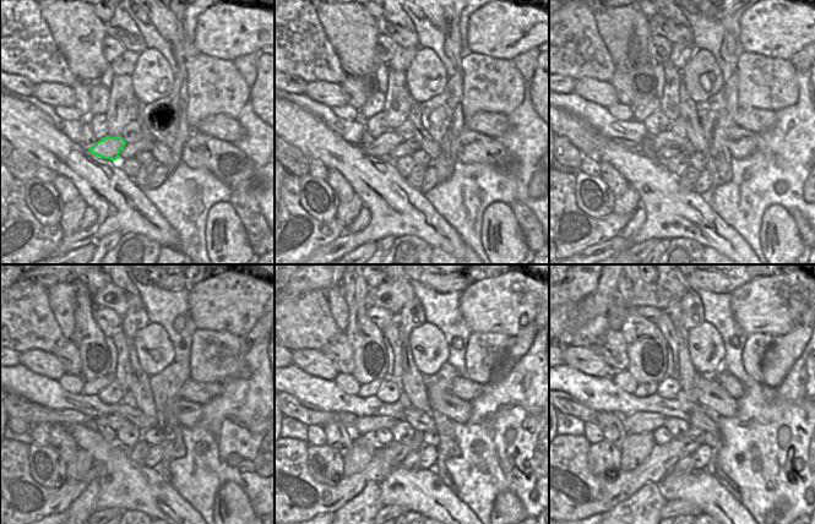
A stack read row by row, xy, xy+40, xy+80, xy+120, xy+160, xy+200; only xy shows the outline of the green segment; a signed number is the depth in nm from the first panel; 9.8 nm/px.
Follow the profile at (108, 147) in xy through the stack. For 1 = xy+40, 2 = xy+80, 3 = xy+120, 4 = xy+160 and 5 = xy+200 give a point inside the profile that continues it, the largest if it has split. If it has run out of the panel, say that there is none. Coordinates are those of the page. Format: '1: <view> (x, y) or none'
1: xy+40 (382, 146)
2: xy+80 (668, 138)
3: xy+120 (33, 414)
4: xy+160 (309, 414)
5: xy+200 (574, 408)

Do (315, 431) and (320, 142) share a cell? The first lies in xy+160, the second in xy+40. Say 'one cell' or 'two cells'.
two cells

